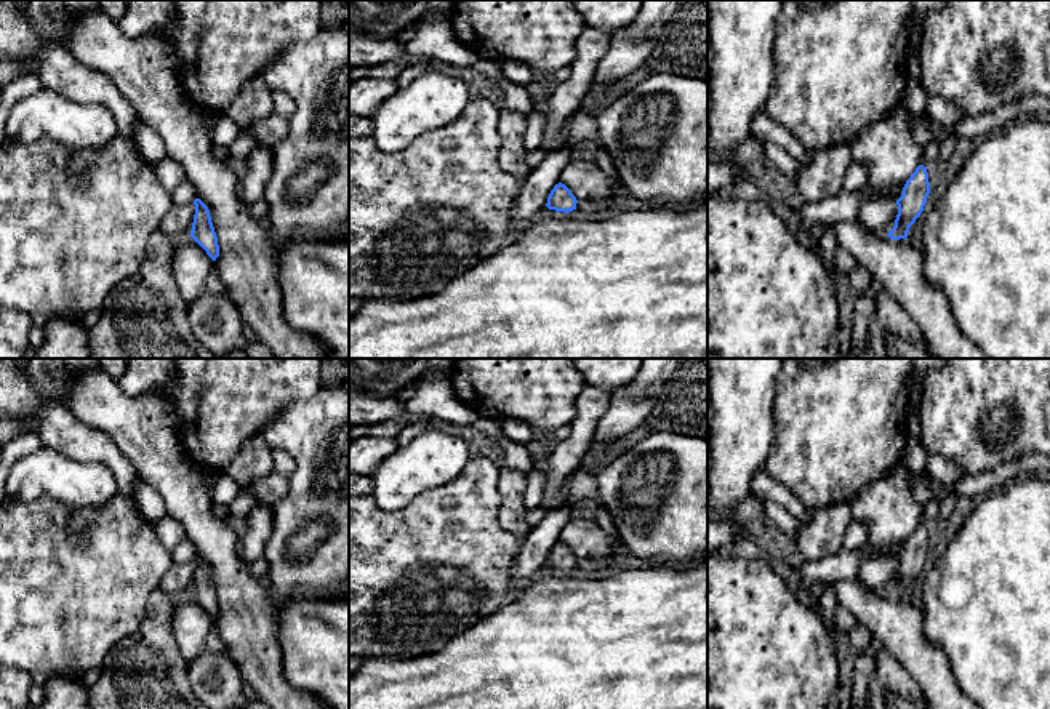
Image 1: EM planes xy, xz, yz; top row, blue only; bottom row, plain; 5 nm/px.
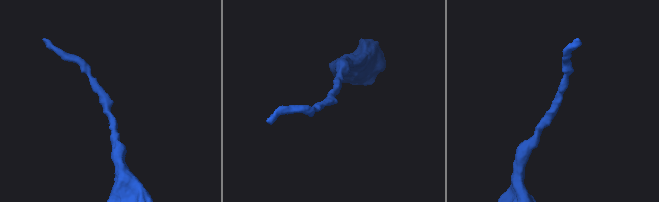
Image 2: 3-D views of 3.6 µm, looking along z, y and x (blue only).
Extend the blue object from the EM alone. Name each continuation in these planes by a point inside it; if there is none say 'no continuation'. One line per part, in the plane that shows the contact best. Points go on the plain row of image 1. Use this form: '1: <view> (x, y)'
no continuation

